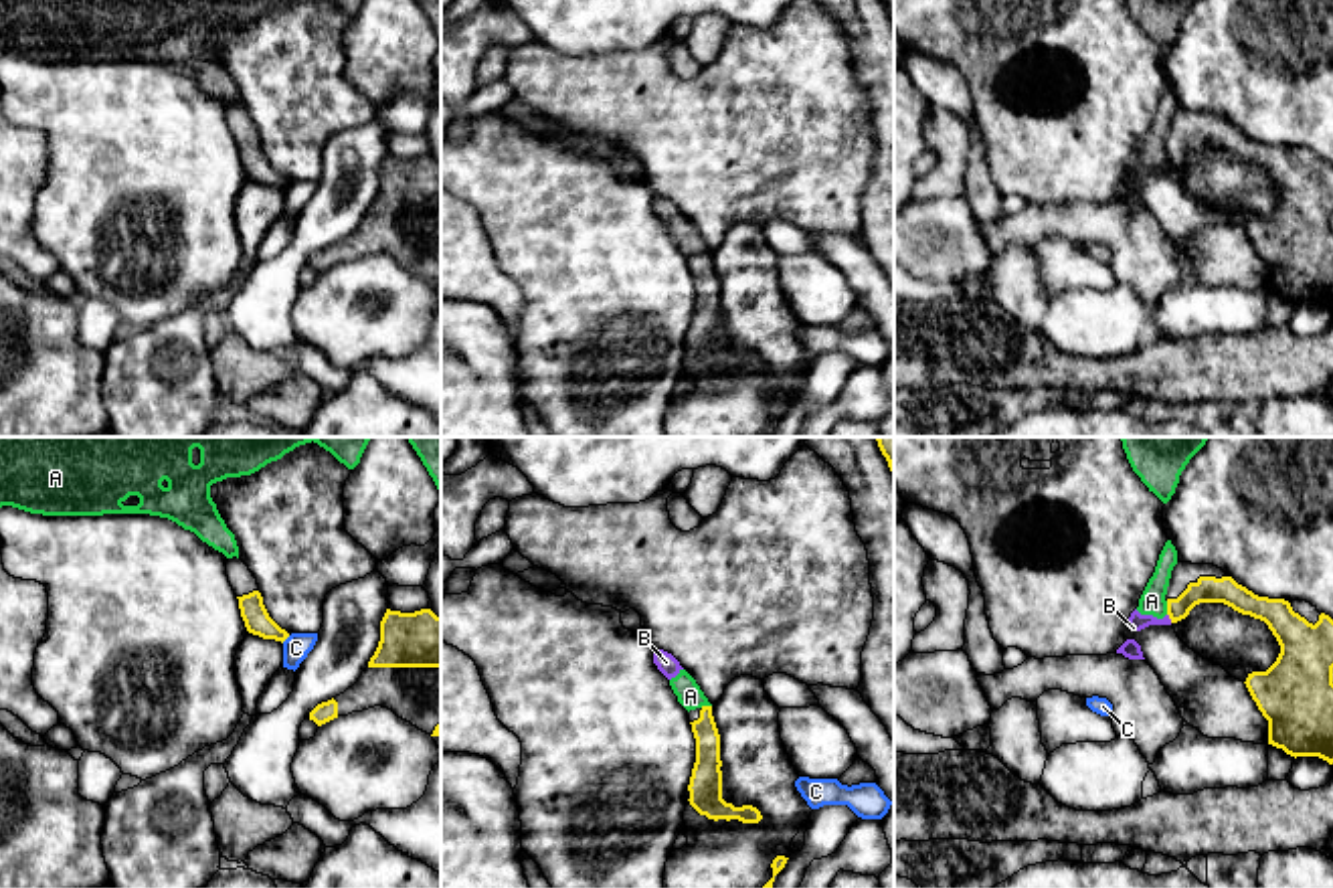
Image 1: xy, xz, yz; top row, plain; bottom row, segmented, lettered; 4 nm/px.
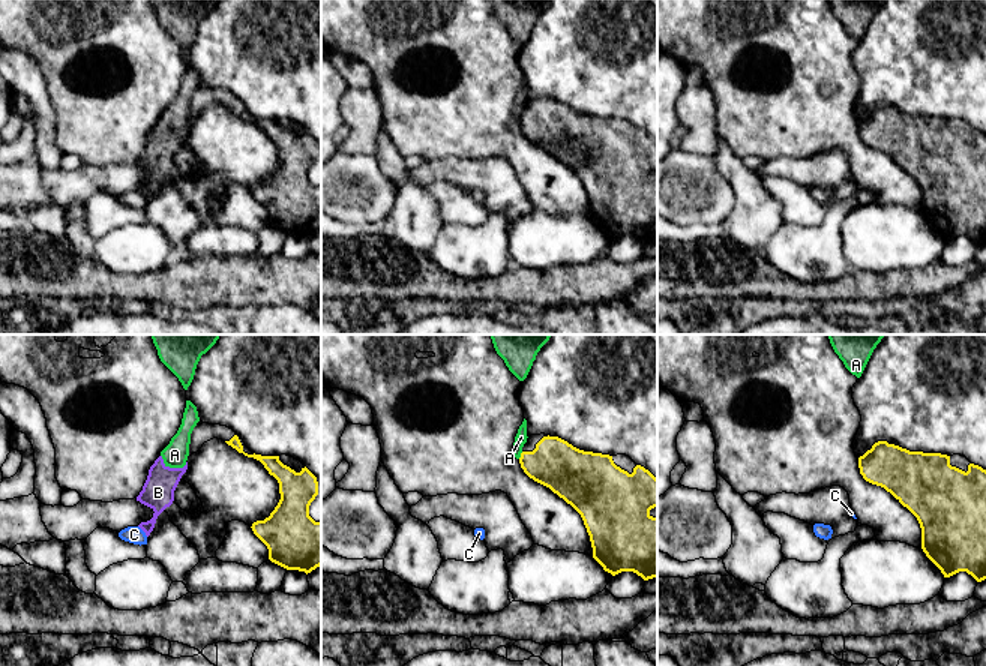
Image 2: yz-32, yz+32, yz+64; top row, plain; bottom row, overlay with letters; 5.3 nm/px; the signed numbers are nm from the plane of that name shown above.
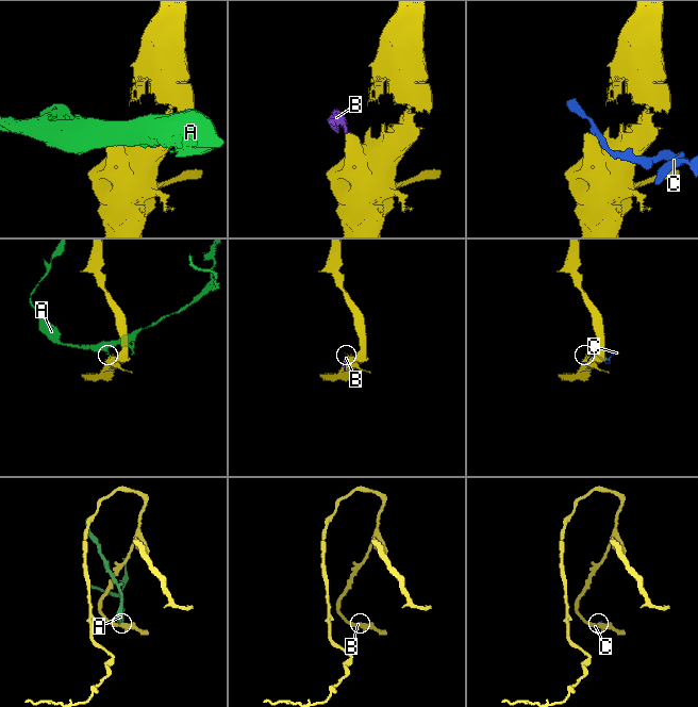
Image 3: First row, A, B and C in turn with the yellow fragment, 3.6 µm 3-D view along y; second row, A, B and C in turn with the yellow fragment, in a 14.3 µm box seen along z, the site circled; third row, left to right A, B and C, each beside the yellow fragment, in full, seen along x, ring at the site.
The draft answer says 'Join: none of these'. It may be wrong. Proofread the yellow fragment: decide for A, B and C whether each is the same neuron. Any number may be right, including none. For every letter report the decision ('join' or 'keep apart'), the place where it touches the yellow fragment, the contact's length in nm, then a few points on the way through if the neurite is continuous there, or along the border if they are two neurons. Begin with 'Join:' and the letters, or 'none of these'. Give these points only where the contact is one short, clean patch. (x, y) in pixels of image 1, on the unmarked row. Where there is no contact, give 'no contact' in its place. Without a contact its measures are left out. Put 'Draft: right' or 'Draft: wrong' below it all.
Join: none of these
A: keep apart; meets yellow in yz at (1168, 154); contact 60 nm long; border along yz (1166, 148), (1168, 160)
B: keep apart; meets yellow in yz at (1170, 164); contact 40 nm long; border along yz (1168, 160), (1172, 168)
C: keep apart; meets yellow in xy at (286, 185); contact 50 nm long
Draft: right

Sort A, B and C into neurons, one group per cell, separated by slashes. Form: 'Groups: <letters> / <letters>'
Groups: A B / C

